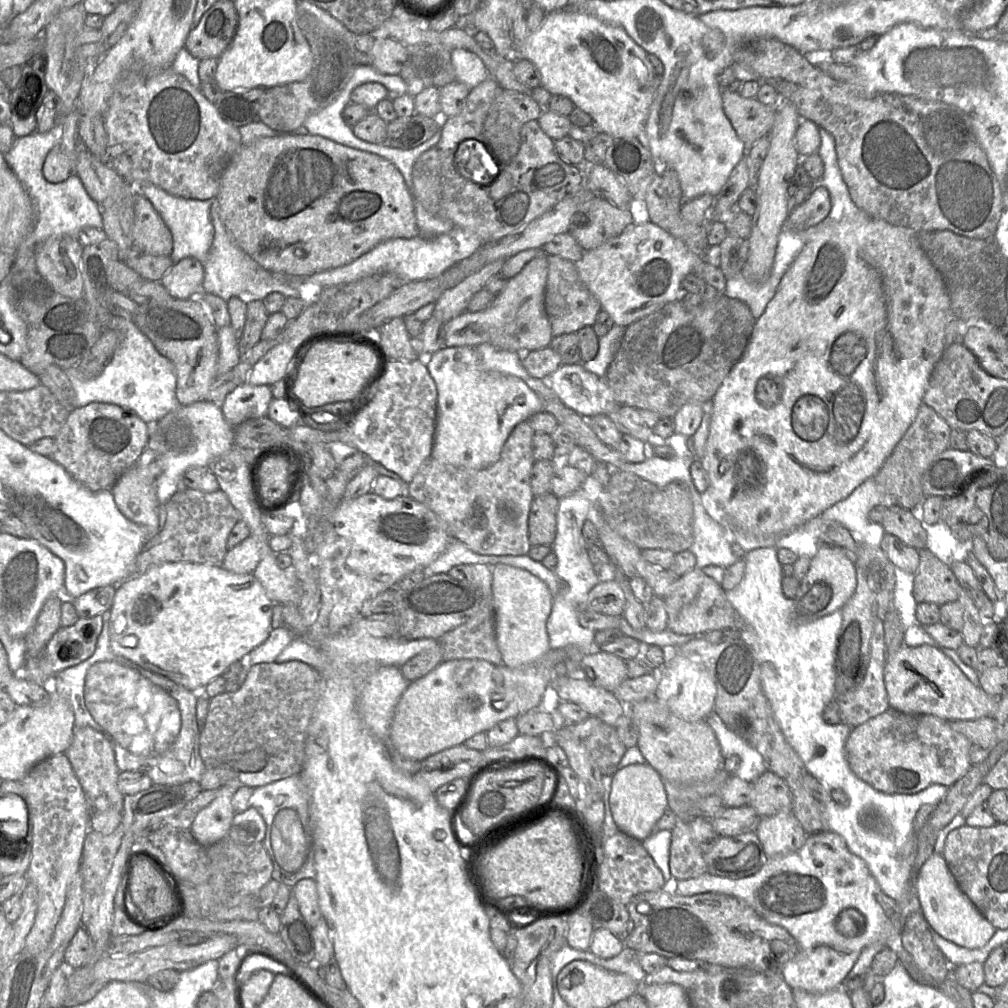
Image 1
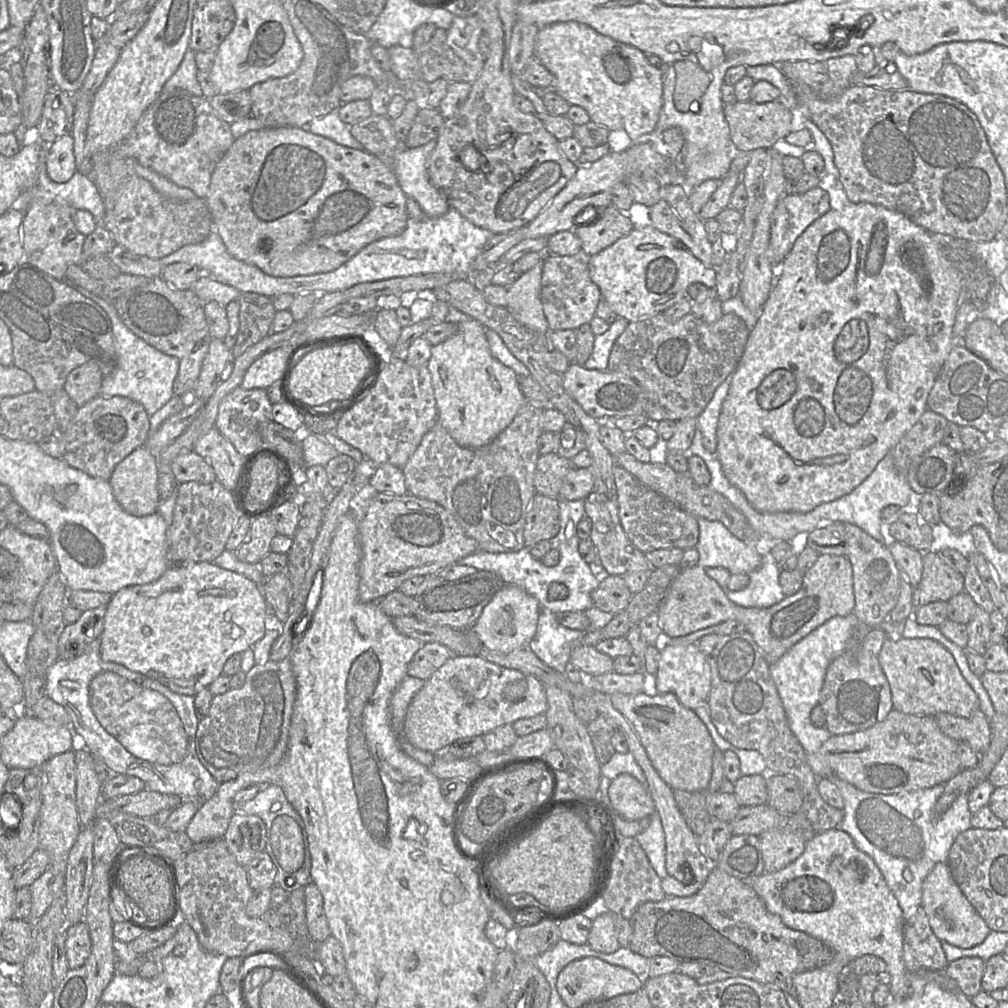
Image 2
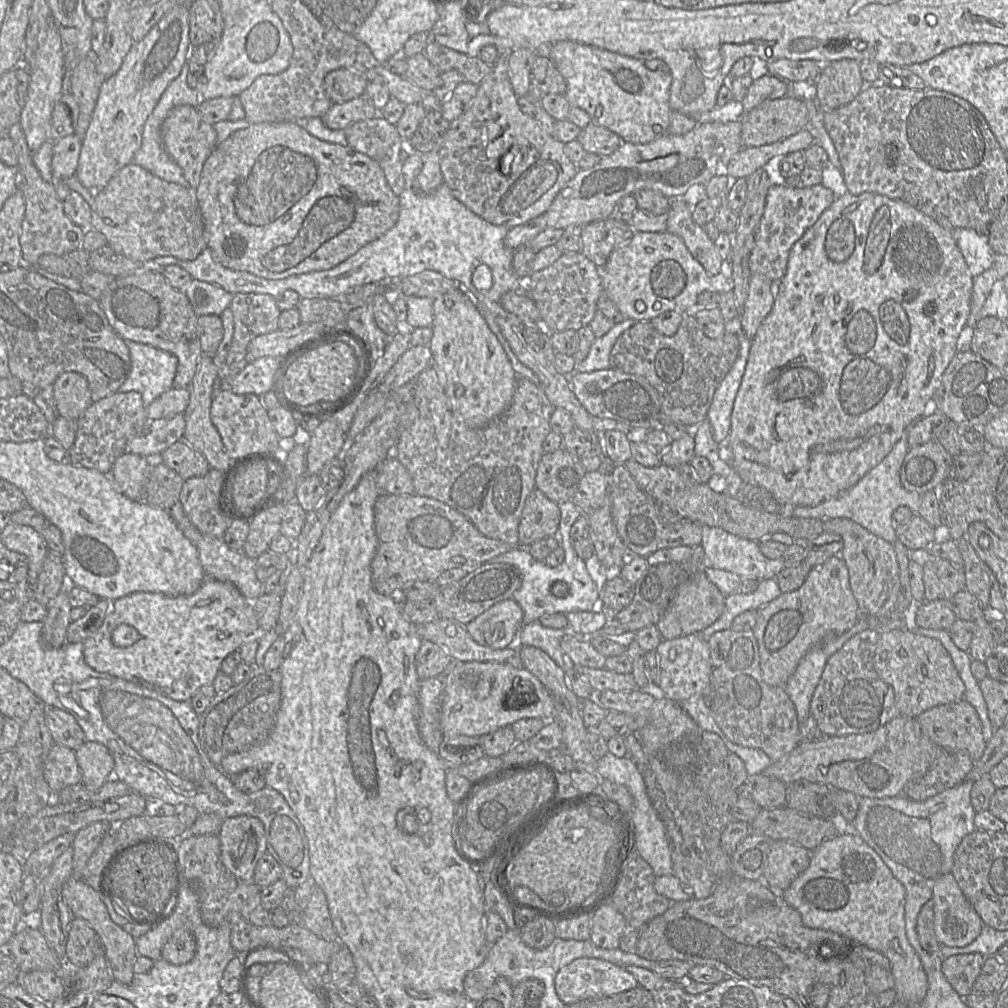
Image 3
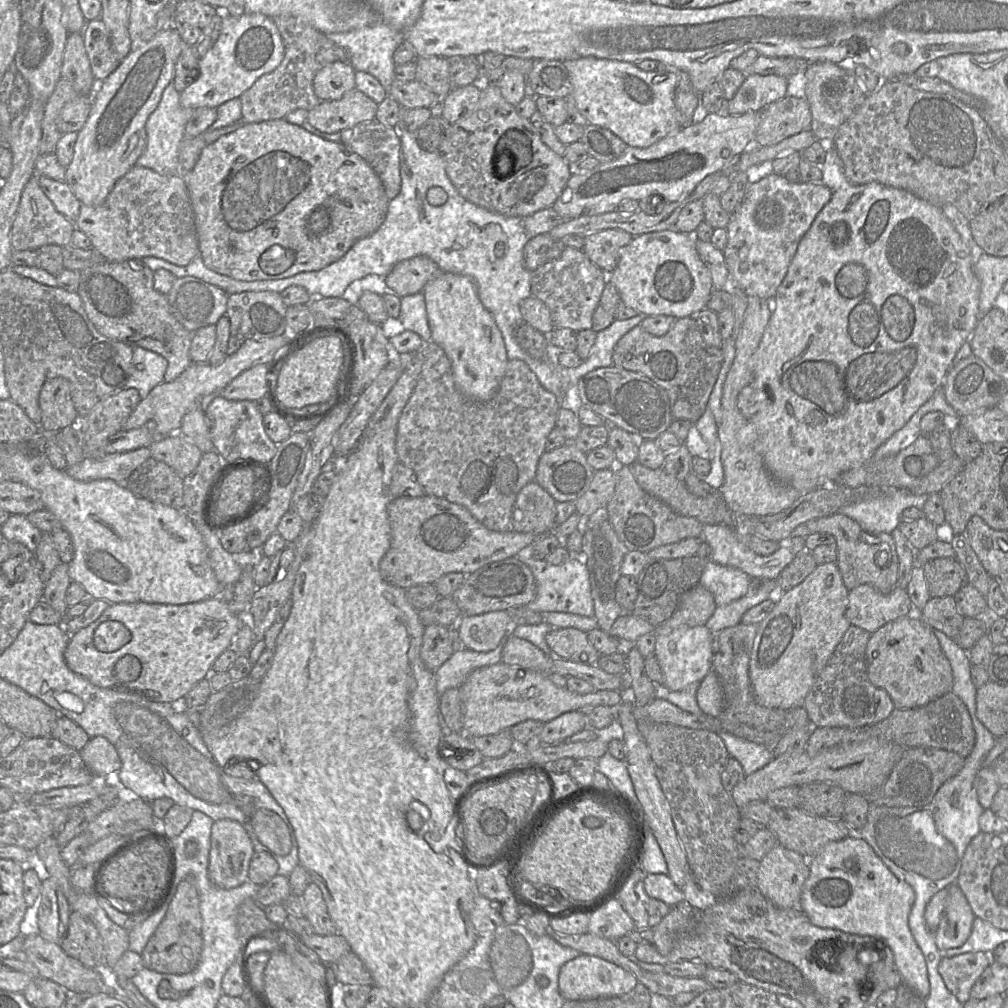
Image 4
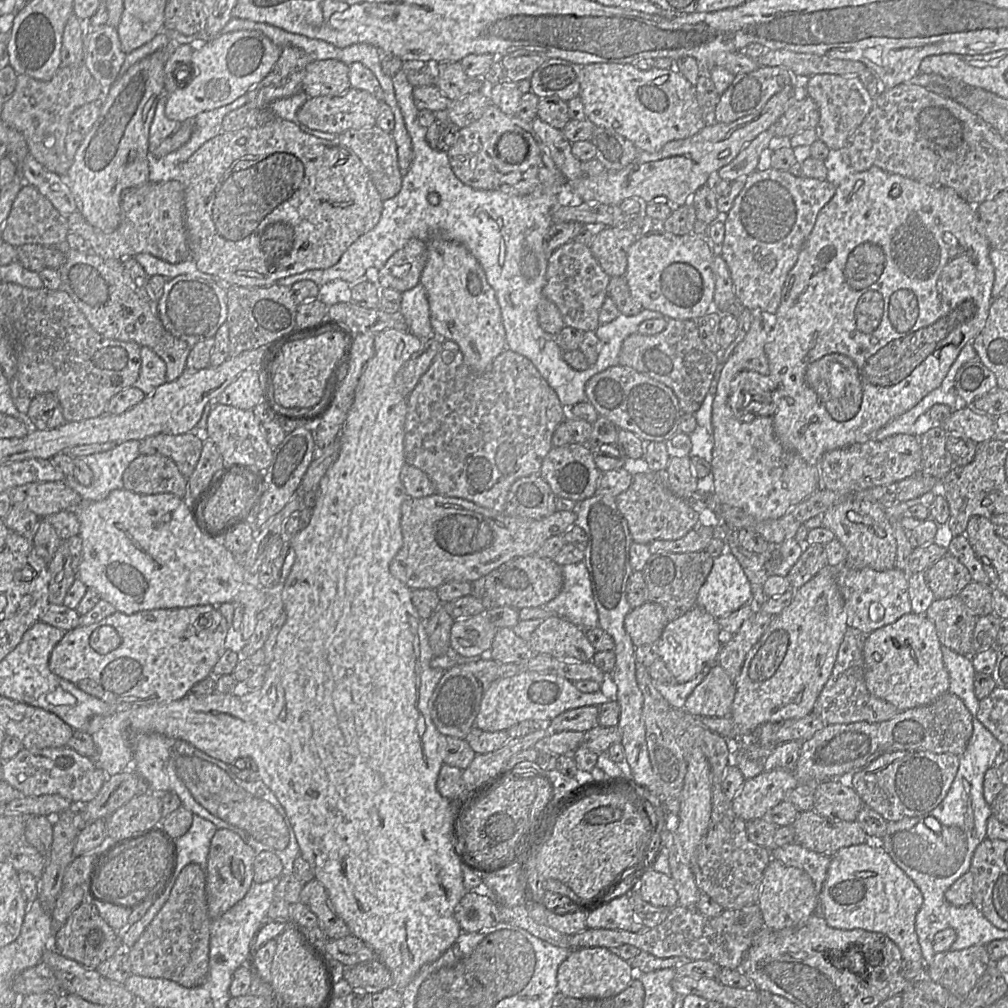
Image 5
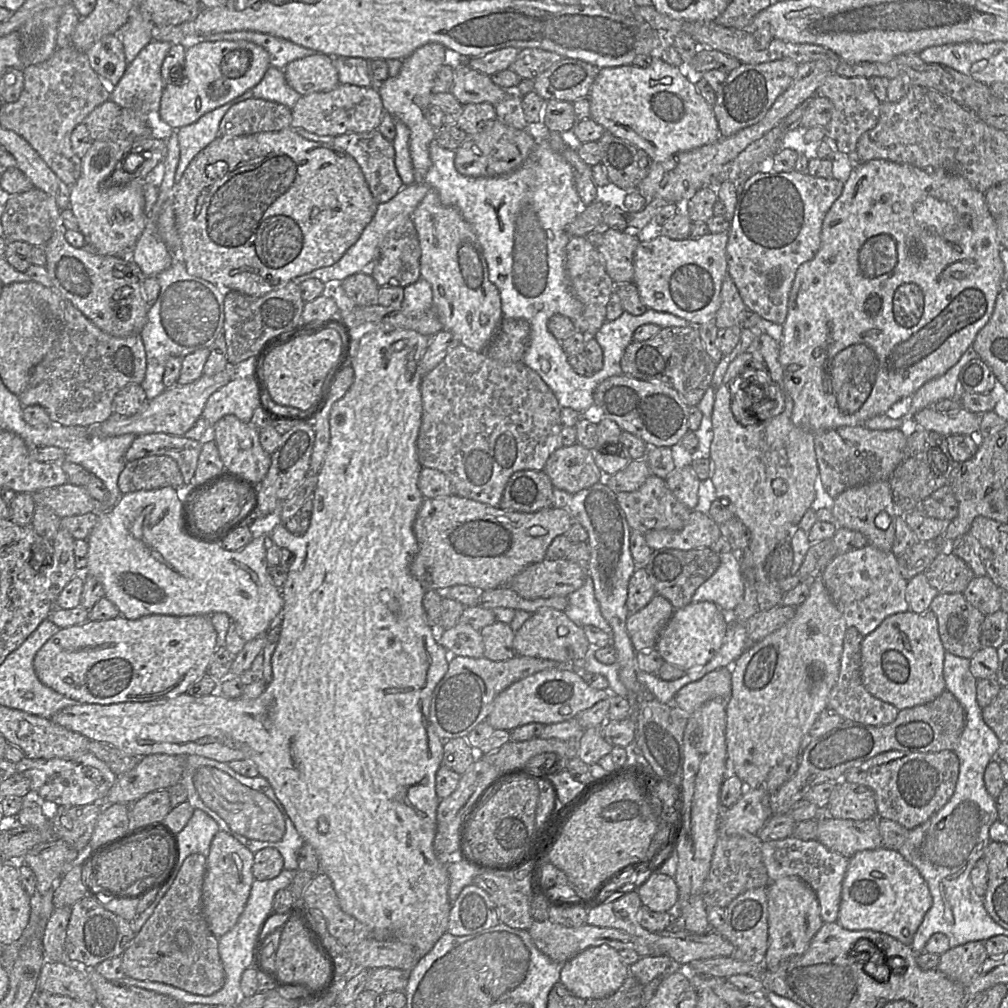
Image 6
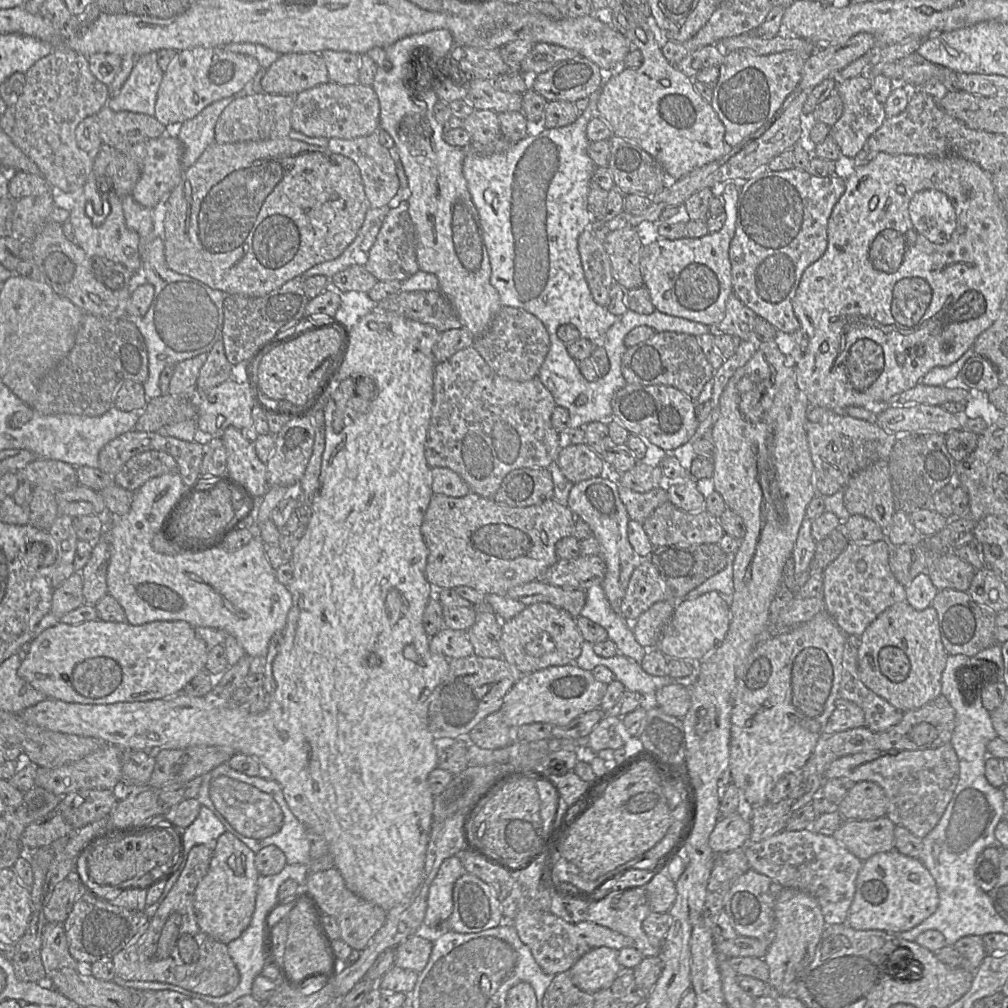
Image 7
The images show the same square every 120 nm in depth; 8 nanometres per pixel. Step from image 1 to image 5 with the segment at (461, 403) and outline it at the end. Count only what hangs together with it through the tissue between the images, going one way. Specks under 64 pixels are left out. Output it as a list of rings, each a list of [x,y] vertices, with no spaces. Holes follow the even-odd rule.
[[[430,239],[420,283],[426,290],[431,326],[436,335],[459,346],[471,371],[484,373],[506,348],[506,334],[495,291],[479,261],[459,242]]]

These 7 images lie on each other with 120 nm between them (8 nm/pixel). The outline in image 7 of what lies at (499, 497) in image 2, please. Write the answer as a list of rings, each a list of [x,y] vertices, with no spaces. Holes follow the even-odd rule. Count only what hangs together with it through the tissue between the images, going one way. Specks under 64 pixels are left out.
[[[473,345],[456,352],[447,360],[436,364],[433,377],[433,392],[433,406],[424,446],[427,464],[431,468],[446,467],[453,470],[468,484],[472,493],[484,498],[492,498],[499,489],[504,477],[515,469],[531,467],[548,468],[550,463],[557,459],[558,451],[562,447],[563,442],[565,442],[563,434],[557,432],[551,424],[551,414],[556,407],[556,403],[552,394],[542,382],[538,378],[519,382],[499,376],[491,369]]]

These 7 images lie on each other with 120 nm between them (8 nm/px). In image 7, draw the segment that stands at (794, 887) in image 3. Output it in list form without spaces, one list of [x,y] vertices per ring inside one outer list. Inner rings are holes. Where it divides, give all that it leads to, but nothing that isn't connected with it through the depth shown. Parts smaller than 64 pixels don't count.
[[[892,850],[877,853],[863,862],[847,923],[856,930],[881,930],[896,934],[918,926],[936,912],[938,905],[936,881],[924,864],[918,858]]]

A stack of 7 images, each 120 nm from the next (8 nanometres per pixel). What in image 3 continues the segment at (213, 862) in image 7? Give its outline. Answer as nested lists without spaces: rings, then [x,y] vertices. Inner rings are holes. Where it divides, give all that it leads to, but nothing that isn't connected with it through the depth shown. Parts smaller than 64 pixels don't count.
[[[239,815],[223,820],[218,832],[221,860],[241,880],[253,880],[255,866],[266,852],[263,823],[256,817]]]

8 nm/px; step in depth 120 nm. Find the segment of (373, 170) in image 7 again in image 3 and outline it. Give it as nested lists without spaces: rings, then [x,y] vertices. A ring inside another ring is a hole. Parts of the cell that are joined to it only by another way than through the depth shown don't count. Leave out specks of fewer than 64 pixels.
[[[378,114],[345,129],[347,144],[376,161],[392,191],[399,196],[405,189],[402,173],[403,143],[396,125]]]

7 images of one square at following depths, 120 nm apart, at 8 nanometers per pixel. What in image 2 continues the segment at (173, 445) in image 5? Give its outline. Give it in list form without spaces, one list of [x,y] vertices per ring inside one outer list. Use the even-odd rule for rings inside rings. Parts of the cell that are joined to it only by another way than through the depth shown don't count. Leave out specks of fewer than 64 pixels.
[[[194,451],[178,455],[170,463],[170,468],[179,484],[189,481],[207,484],[217,480],[212,466]]]

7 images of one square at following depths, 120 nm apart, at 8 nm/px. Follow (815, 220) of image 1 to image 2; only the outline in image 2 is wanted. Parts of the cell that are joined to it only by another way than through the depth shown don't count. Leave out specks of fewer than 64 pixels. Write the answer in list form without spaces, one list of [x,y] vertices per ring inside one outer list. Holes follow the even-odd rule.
[[[818,186],[803,194],[794,193],[791,195],[784,195],[782,197],[782,199],[779,201],[773,212],[770,227],[768,257],[771,262],[771,269],[773,264],[782,263],[784,261],[796,239],[804,232],[804,230],[810,224],[812,224],[815,220],[824,215],[829,209],[830,209],[829,194]]]

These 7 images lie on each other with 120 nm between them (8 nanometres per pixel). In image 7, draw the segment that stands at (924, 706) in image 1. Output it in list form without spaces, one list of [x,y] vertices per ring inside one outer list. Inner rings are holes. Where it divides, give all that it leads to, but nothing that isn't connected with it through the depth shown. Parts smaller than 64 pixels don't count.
[[[903,601],[882,612],[860,636],[858,674],[868,689],[904,713],[918,709],[941,695],[941,678],[947,658],[934,607],[916,610],[907,601]]]

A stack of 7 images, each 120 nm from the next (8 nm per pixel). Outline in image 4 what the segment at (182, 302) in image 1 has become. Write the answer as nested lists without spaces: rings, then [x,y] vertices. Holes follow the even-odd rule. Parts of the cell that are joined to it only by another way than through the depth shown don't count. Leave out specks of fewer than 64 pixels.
[[[140,259],[103,262],[80,272],[77,294],[100,334],[161,355],[168,362],[164,381],[173,382],[192,363],[190,346],[193,333],[174,318],[167,295],[155,290],[153,276],[154,272]]]

